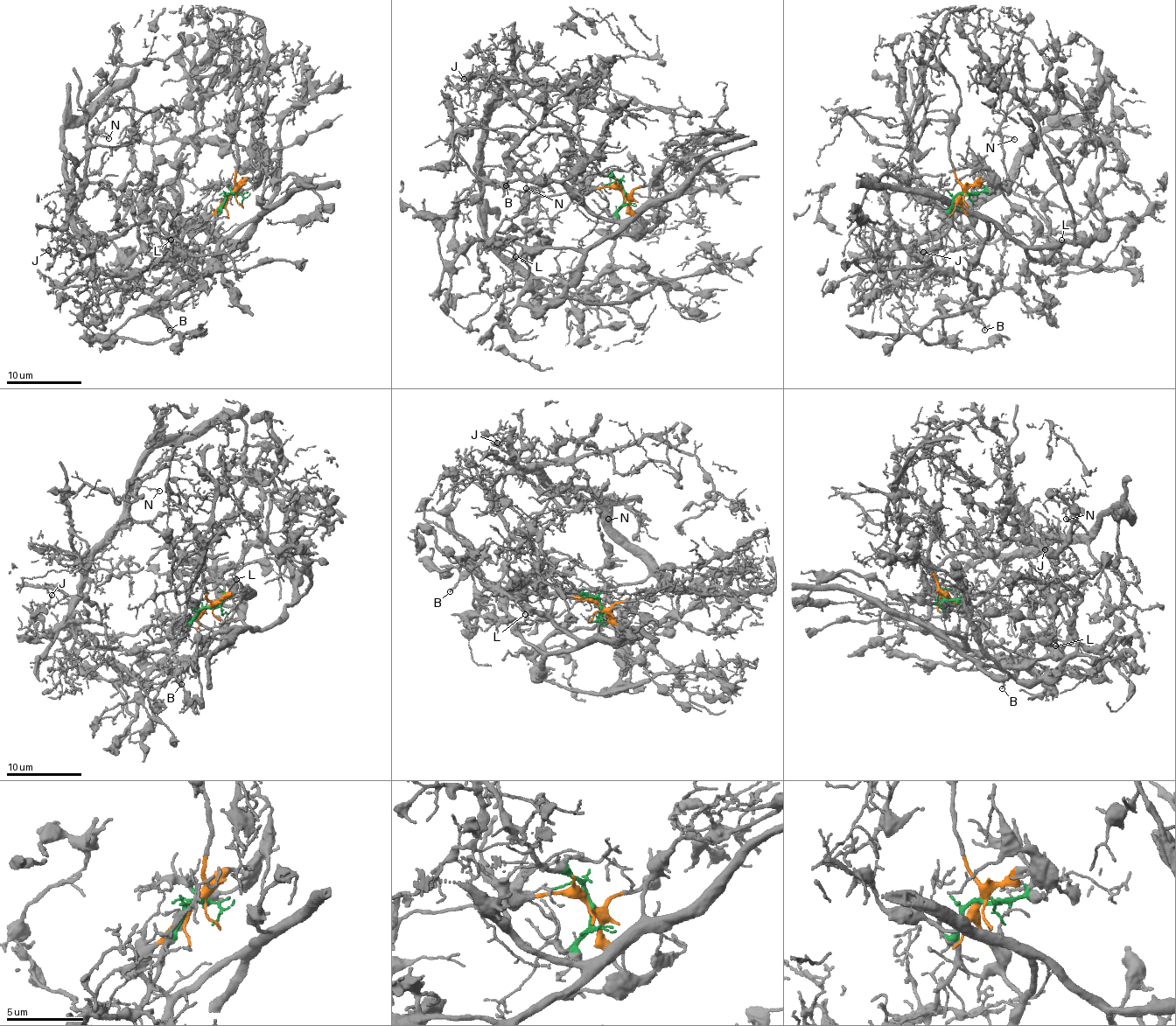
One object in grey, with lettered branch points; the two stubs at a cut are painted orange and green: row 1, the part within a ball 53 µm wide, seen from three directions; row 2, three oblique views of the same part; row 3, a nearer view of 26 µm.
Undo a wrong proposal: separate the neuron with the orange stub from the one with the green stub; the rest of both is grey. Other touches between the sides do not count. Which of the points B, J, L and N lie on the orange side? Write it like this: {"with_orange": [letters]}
{"with_orange": ["B", "L"]}

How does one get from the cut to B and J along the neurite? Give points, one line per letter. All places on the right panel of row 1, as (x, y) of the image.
B: (962, 195), (962, 206), (982, 240), (982, 254), (968, 276), (977, 294), (970, 303), (985, 330)
J: (962, 193), (939, 246), (922, 250), (927, 268), (908, 275), (918, 244), (911, 244), (914, 257), (923, 252)

